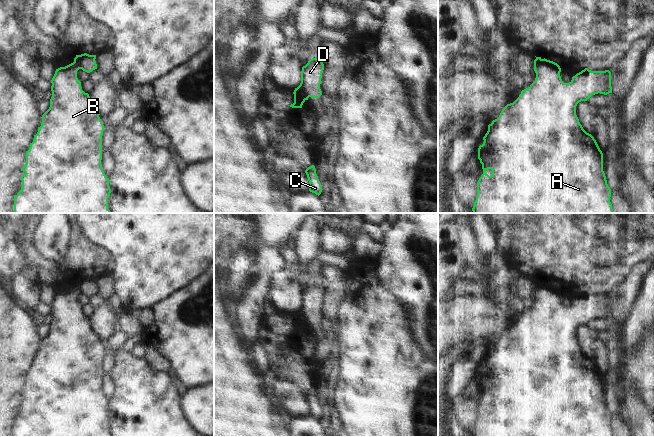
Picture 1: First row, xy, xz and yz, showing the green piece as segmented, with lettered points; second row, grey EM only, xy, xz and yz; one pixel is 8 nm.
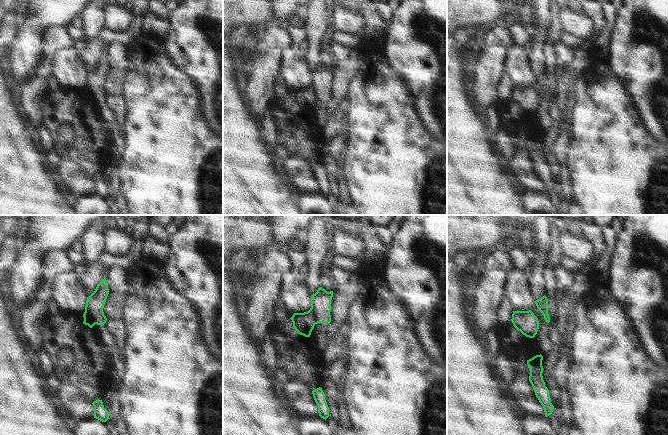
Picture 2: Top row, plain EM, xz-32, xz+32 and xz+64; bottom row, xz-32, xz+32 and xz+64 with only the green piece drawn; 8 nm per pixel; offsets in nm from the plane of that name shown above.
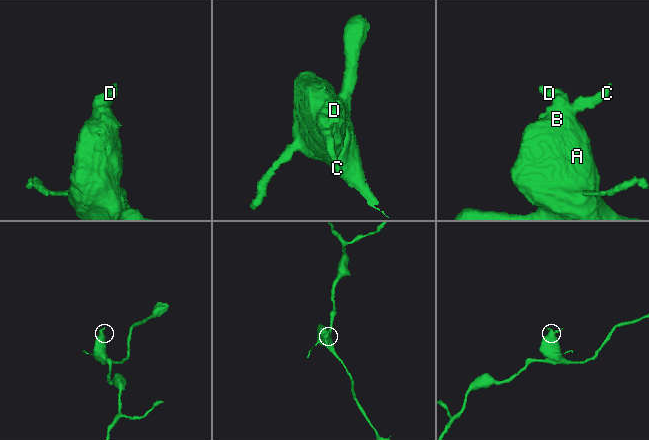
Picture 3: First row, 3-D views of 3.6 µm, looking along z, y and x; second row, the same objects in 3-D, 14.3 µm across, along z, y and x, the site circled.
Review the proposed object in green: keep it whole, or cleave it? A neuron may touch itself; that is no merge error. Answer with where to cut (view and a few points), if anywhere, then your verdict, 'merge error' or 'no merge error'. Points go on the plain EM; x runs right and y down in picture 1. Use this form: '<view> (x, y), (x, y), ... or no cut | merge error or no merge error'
xz (298, 310), (306, 323) | merge error

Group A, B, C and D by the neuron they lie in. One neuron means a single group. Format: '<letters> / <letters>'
A B C / D

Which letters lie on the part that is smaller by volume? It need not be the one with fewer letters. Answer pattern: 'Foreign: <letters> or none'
Foreign: D

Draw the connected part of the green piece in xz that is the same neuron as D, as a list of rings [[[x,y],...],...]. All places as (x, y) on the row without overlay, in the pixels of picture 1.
[[[322,280],[310,283],[302,291],[301,307],[298,311],[304,317],[306,324],[309,321],[319,322],[322,319],[320,308],[323,294],[324,288],[322,286]]]

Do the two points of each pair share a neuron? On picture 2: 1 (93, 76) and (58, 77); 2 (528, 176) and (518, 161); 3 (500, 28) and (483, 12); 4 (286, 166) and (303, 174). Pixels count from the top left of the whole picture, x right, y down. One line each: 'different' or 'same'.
1: different
2: same
3: different
4: same

